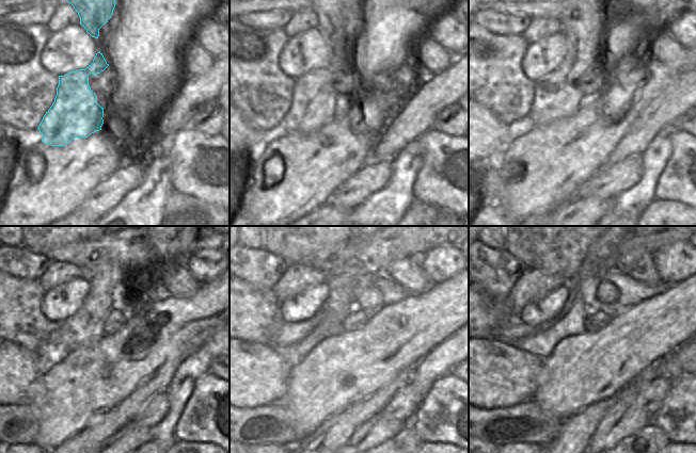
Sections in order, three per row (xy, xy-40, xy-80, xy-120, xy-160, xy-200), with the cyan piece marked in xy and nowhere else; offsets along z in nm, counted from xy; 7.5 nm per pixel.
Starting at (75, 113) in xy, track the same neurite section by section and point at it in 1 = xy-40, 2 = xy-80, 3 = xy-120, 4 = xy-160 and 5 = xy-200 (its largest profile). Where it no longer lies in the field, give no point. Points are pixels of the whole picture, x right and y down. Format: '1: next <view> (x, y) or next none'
1: next xy-40 (338, 9)
2: next xy-80 (556, 95)
3: next xy-120 (107, 269)
4: next xy-160 (344, 292)
5: next xy-200 (569, 302)

